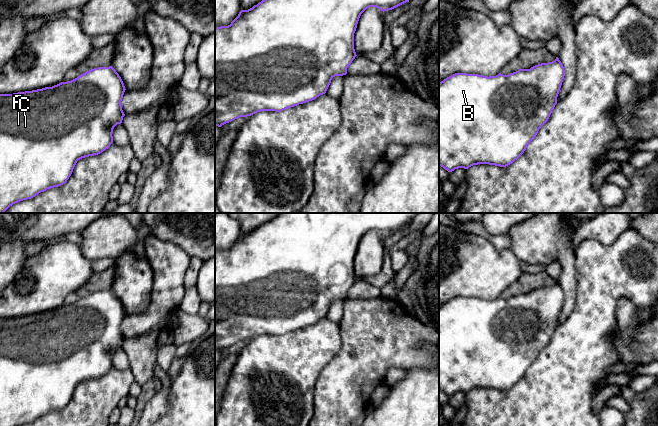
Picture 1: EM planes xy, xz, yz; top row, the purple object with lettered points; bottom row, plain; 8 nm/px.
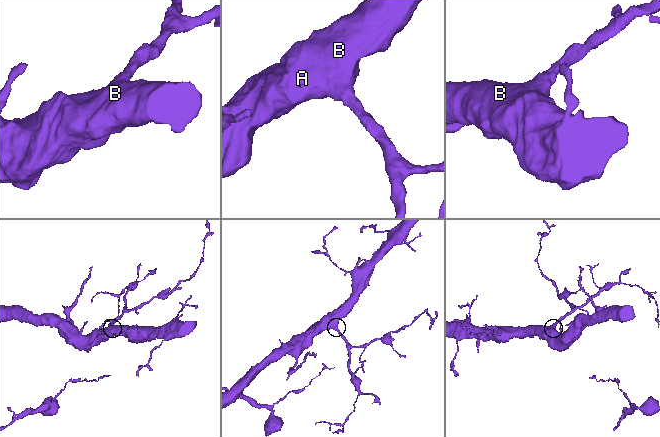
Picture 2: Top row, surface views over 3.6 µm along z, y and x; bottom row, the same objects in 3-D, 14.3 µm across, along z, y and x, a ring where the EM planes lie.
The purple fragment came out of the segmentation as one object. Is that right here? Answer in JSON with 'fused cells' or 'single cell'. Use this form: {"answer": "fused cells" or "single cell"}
{"answer": "single cell"}

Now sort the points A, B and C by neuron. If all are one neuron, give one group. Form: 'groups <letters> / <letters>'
groups A B C

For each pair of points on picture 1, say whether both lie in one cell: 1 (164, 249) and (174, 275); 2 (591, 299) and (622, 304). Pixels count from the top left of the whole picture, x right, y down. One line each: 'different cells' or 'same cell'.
1: same cell
2: different cells

